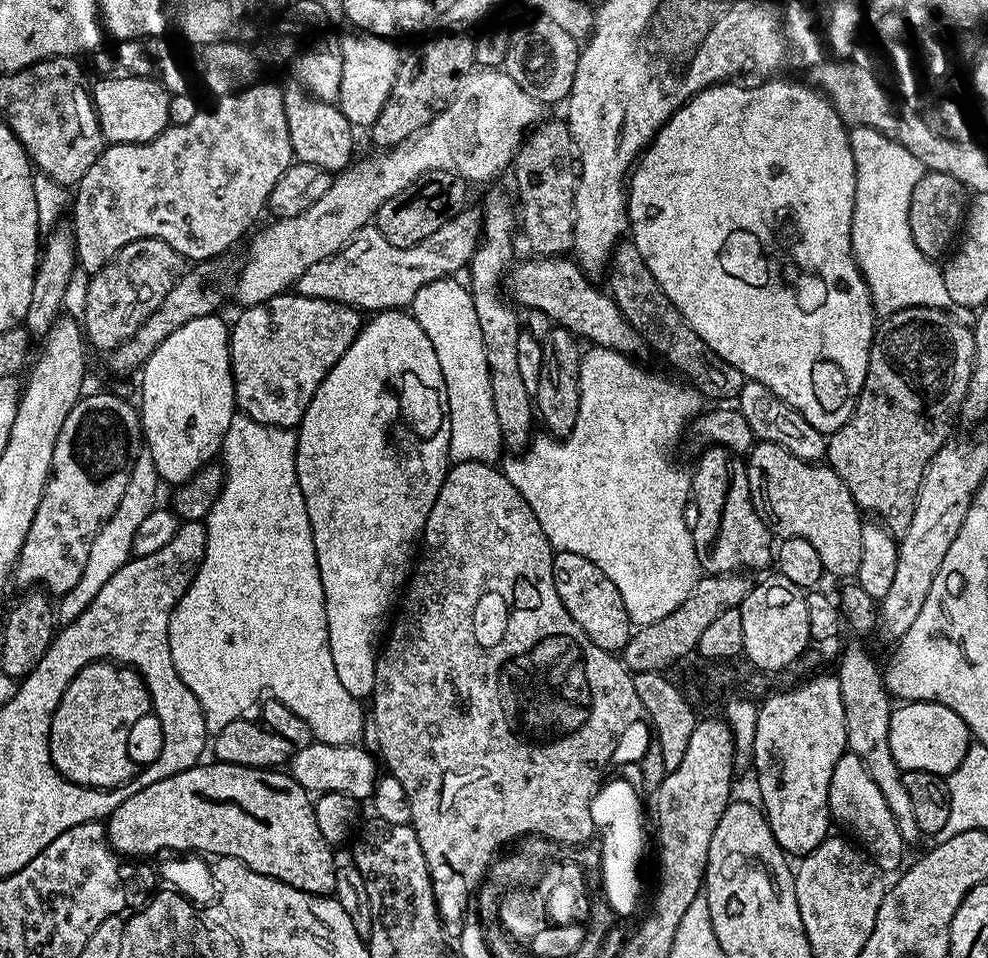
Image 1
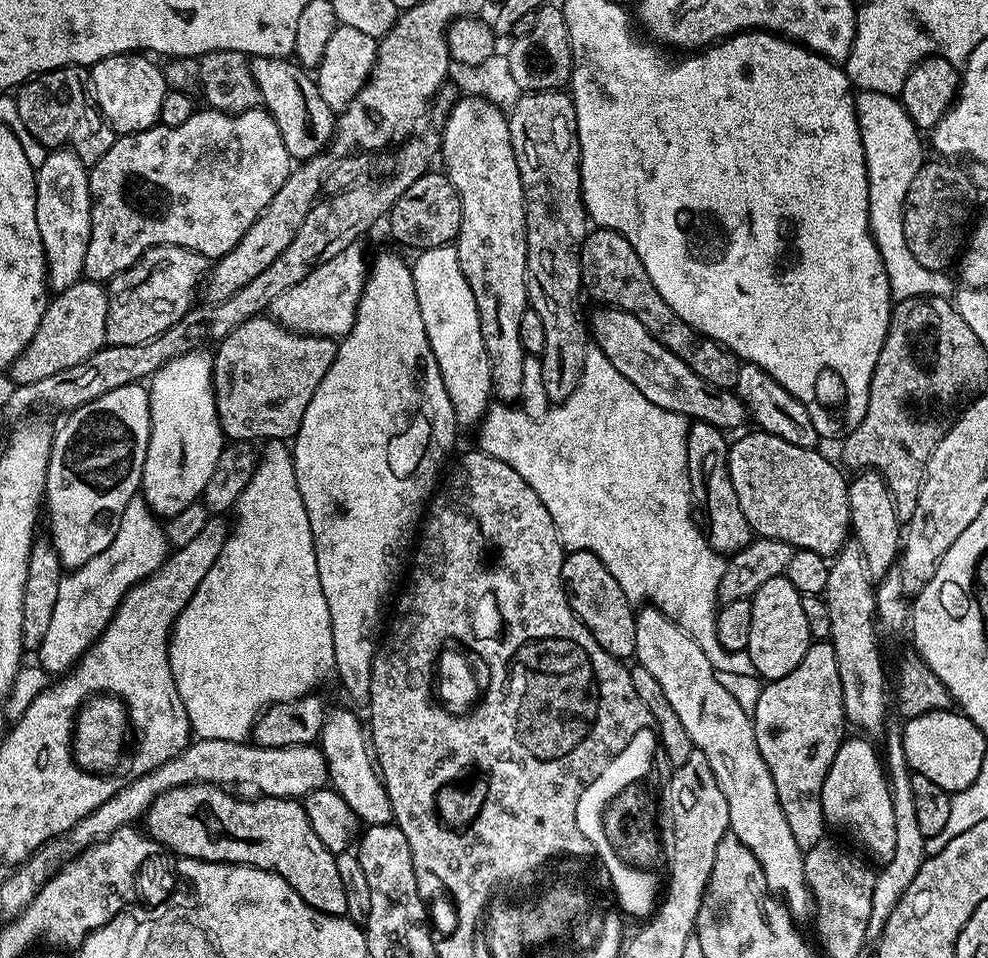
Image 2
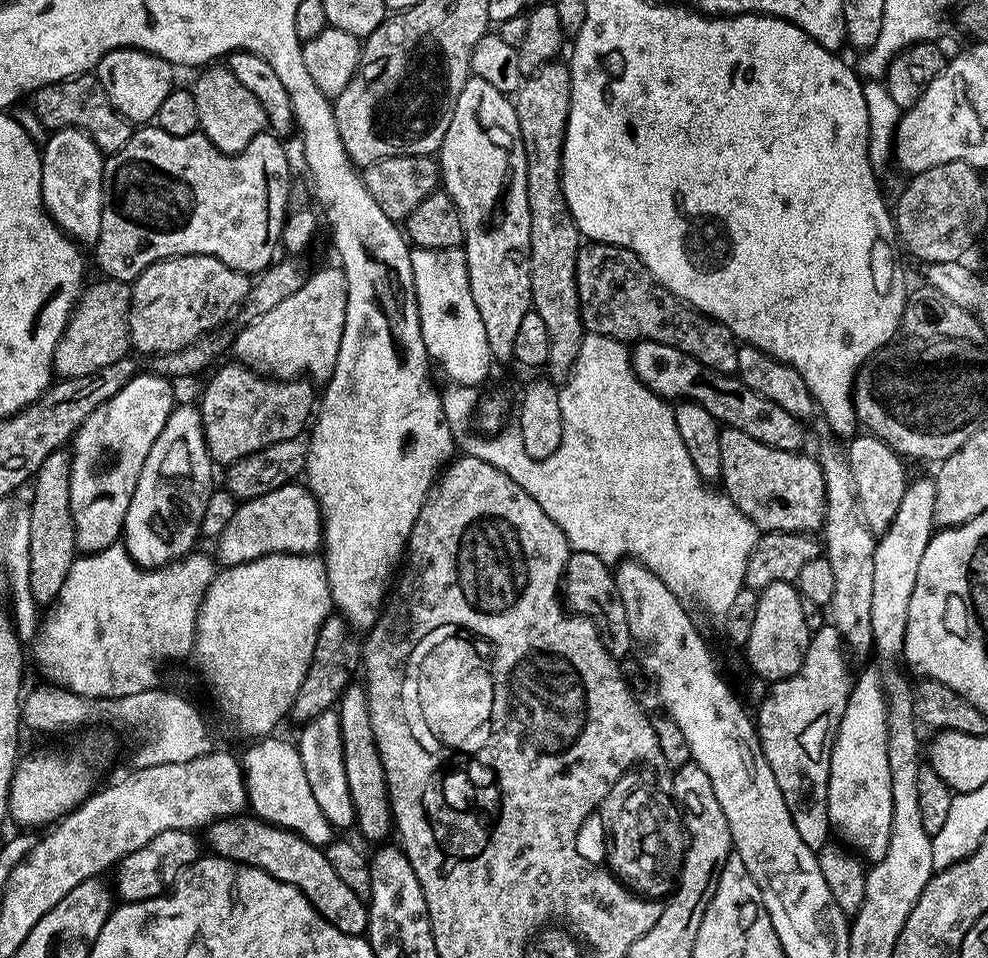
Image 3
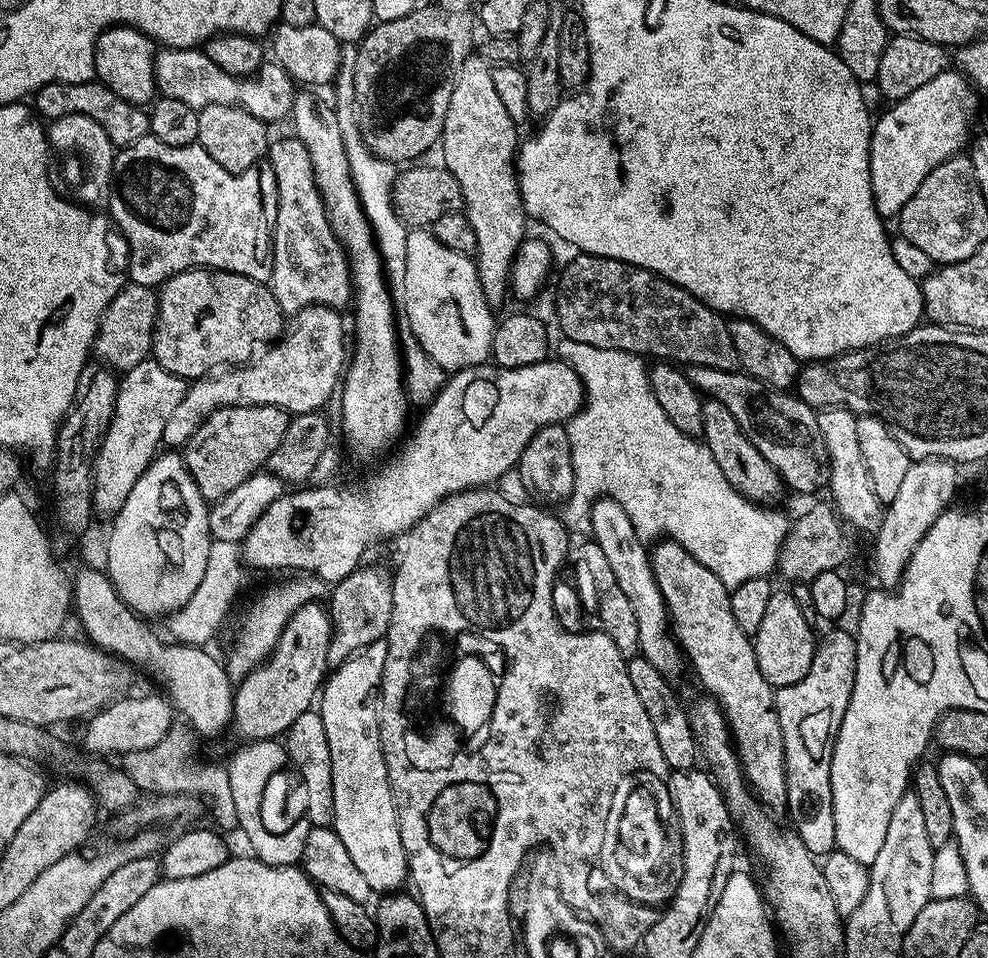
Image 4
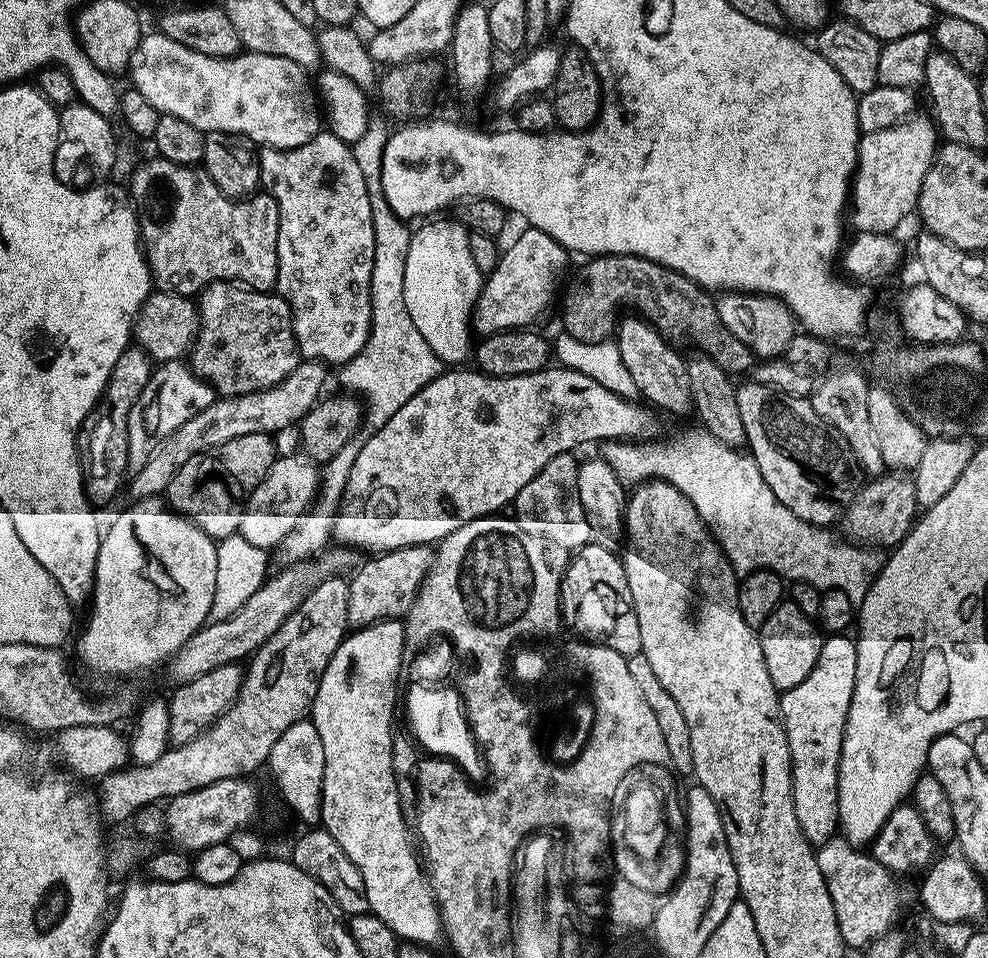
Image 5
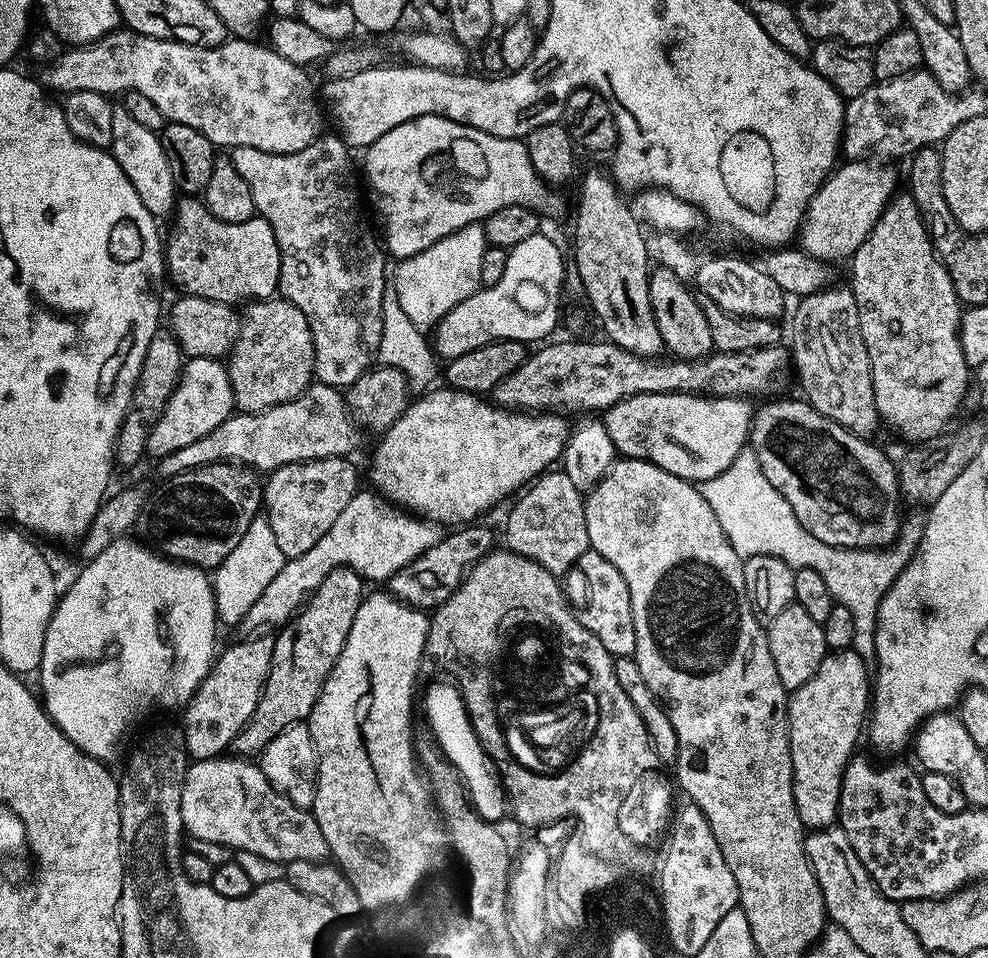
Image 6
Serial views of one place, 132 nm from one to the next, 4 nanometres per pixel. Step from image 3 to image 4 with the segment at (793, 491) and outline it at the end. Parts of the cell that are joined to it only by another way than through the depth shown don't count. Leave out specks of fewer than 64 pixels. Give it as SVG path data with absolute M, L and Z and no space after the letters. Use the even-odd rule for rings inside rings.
M705 399L702 406L702 422L704 423L702 443L708 447L710 454L714 454L714 462L718 462L726 482L730 482L734 491L761 506L771 505L776 502L772 500L778 499L786 492L786 485L781 480L780 473L770 466L770 462L766 462L766 458L762 458L762 454L750 443L738 422L734 422L734 414L730 414L730 410L722 406L722 402Z

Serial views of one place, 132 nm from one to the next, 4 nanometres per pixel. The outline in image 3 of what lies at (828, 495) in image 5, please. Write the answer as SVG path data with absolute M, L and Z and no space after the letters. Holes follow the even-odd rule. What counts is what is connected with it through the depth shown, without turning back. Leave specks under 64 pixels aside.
M637 340L631 345L630 359L634 374L651 392L663 396L669 402L693 400L698 406L710 410L721 425L742 430L742 434L750 434L758 442L766 446L774 446L787 452L801 451L804 444L805 425L794 419L782 406L774 406L764 396L740 381L739 375L726 372L715 372L702 362L690 358L690 354L682 354L682 350L674 350L674 346L666 346L653 340Z

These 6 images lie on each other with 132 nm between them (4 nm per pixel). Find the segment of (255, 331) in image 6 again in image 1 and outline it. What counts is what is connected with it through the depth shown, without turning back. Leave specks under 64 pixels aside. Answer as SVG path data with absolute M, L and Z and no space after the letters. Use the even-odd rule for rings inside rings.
M146 238L138 242L130 242L122 246L120 253L109 262L102 266L102 270L91 273L88 280L88 289L86 290L86 310L82 317L82 331L86 337L87 343L96 348L101 348L104 354L117 348L122 342L132 339L134 330L162 306L162 298L170 294L170 290L175 286L177 280L182 275L182 258L170 245L161 240Z

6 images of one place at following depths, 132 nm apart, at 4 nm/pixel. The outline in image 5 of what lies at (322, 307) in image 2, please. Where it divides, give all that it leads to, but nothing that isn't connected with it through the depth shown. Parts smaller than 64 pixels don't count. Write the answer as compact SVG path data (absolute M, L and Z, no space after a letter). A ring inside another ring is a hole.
M304 360L285 380L266 390L241 396L217 398L213 404L206 406L206 410L202 410L202 414L194 414L194 418L190 418L190 422L182 422L182 426L178 426L178 430L174 430L174 434L170 434L170 438L158 442L158 446L155 448L154 454L150 454L146 466L142 466L142 470L138 470L131 477L130 488L132 484L133 497L159 497L167 489L174 474L178 474L178 470L182 470L182 466L186 466L186 462L190 462L190 458L194 458L194 454L202 454L214 446L222 446L222 442L230 442L230 438L242 438L242 434L258 434L259 432L277 434L276 432L290 427L292 423L293 427L297 422L303 420L306 413L316 405L316 401L321 399L322 393L325 391L325 389L323 390L324 372L326 372L325 365L314 360Z

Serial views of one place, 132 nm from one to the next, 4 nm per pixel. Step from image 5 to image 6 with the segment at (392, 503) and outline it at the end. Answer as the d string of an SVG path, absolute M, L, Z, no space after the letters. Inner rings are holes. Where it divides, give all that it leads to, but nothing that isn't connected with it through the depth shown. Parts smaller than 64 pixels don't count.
M441 386L441 388L433 387L431 390L425 391L421 400L413 399L409 403L408 409L403 412L394 423L392 423L384 433L379 437L380 440L376 444L376 453L372 456L372 480L375 491L383 496L385 500L421 517L436 521L441 526L460 526L465 522L472 522L475 516L483 514L487 508L495 506L499 500L507 498L511 492L519 493L525 486L531 485L541 473L549 471L553 467L552 464L561 459L564 454L564 447L570 435L570 424L563 420L563 415L557 414L552 410L545 410L535 414L529 414L524 410L509 410L506 408L498 408L495 404L489 402L483 395L474 392L460 392L457 388L449 388ZM694 392L638 394L610 406L602 416L617 453L630 460L645 460L683 480L703 482L722 474L749 443L754 404L743 396L710 396Z

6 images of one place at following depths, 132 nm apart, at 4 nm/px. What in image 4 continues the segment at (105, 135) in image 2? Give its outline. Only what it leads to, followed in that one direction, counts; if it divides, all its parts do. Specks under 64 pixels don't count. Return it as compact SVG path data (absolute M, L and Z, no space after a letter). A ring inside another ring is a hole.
M91 80L90 82L66 82L65 84L47 84L35 93L34 108L45 121L66 118L70 114L82 114L86 118L94 118L102 130L106 130L106 138L110 138L113 148L119 150L137 144L142 137L149 135L147 107L126 102L126 98L118 98L114 90L106 85Z

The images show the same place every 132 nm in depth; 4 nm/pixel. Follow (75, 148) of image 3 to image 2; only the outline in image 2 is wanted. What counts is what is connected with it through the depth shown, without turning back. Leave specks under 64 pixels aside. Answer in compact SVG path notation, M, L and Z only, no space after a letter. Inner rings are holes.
M57 148L47 155L36 168L36 217L48 267L48 286L53 293L59 294L84 276L92 221L92 195L88 181L90 168L70 148Z

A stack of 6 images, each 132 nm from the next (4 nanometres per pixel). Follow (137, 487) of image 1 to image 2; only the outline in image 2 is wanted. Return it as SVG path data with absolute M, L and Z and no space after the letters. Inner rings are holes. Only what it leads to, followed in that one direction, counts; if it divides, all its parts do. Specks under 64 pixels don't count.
M137 494L126 510L122 510L122 522L118 522L114 542L110 542L102 554L94 554L86 566L71 569L62 582L58 582L58 602L54 605L50 631L42 638L42 646L38 649L38 664L45 672L63 674L75 668L88 647L104 633L124 595L138 581L157 572L168 559L168 539L164 537L163 527L159 523L152 524L152 520L152 509L143 495Z

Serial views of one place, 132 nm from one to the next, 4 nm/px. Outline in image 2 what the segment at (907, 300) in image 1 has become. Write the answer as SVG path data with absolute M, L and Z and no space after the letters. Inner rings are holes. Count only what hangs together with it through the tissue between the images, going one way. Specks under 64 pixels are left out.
M877 92L855 93L858 130L862 138L864 165L868 175L868 229L876 239L882 262L890 282L890 290L896 300L919 296L951 297L954 292L948 272L926 270L918 258L910 254L904 229L904 203L914 174L926 163L924 148L920 145L921 129L906 114L897 97Z

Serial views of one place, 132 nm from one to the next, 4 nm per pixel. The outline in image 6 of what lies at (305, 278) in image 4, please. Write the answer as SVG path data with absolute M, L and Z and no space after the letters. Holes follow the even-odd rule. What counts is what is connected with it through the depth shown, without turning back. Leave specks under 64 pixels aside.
M321 134L317 136L314 142L310 142L310 146L306 146L306 150L298 150L294 154L274 154L266 150L254 150L254 146L242 146L241 148L231 149L230 157L234 164L234 169L238 170L238 174L246 180L246 185L250 188L250 194L256 208L255 211L266 222L270 222L270 230L274 230L274 238L278 242L278 250L280 251L279 295L283 299L290 301L294 306L298 306L298 310L302 310L302 314L306 314L306 322L310 322L310 334L314 342L315 379L331 388L347 390L360 375L373 367L380 351L382 322L384 321L382 318L382 302L384 301L384 290L386 287L386 281L384 281L386 252L378 239L377 233L375 236L368 229L367 222L364 221L364 208L360 205L360 188L356 185L358 172L357 169L356 172L352 169L351 154L353 155L353 153L350 151L349 145L345 144L339 135L331 135Z

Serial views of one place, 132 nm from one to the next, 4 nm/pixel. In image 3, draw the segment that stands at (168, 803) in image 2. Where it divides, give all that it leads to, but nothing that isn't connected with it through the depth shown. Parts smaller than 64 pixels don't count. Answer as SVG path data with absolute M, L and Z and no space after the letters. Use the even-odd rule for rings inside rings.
M241 814L226 820L215 820L214 823L207 825L207 832L207 847L209 844L212 847L209 849L215 855L222 856L225 860L237 860L240 864L249 864L255 868L260 868L266 874L294 886L311 902L316 913L322 918L326 918L326 922L330 922L330 926L342 930L342 934L364 936L367 933L368 905L366 901L354 894L354 890L350 890L350 886L346 886L346 882L342 882L342 878L338 878L338 874L334 874L334 866L330 866L328 853L325 849L315 848L310 842L301 838L299 834L291 832L289 828L280 828L276 824L268 824L264 820L256 819L251 814Z

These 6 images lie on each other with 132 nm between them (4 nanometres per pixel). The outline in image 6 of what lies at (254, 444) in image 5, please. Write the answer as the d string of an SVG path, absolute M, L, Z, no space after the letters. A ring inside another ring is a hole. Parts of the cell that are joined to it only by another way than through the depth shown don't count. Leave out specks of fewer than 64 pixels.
M207 464L169 476L163 483L152 512L141 511L138 524L148 531L147 543L155 551L182 564L219 568L226 554L242 542L252 519L262 512L261 477L242 464Z

